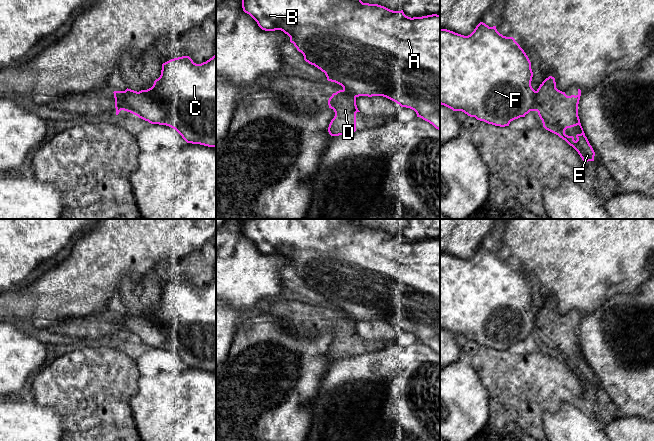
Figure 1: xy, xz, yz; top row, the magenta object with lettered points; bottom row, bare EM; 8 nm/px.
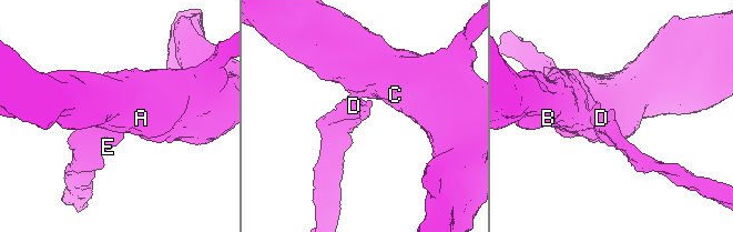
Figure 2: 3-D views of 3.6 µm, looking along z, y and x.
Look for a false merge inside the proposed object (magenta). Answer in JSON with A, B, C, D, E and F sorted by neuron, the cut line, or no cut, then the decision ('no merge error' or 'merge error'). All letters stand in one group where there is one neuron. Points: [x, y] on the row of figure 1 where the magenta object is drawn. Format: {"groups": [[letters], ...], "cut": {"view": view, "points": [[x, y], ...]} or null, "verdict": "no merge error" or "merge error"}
{"groups": [["A", "B", "C", "F"], ["D", "E"]], "cut": {"view": "yz", "points": [[535, 91], [537, 110]]}, "verdict": "merge error"}

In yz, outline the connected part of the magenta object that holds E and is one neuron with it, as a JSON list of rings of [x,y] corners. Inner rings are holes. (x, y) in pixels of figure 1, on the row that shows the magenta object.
[[[549,76],[536,91],[537,112],[546,130],[565,140],[584,162],[594,161],[595,152],[585,136],[578,116],[580,96],[580,89],[576,96],[567,96],[565,92],[556,88],[555,78]],[[577,125],[582,133],[576,135],[575,141],[573,136],[565,134],[565,130]]]

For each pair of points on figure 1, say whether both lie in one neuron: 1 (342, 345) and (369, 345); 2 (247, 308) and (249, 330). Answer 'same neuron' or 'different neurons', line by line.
1: same neuron
2: different neurons

